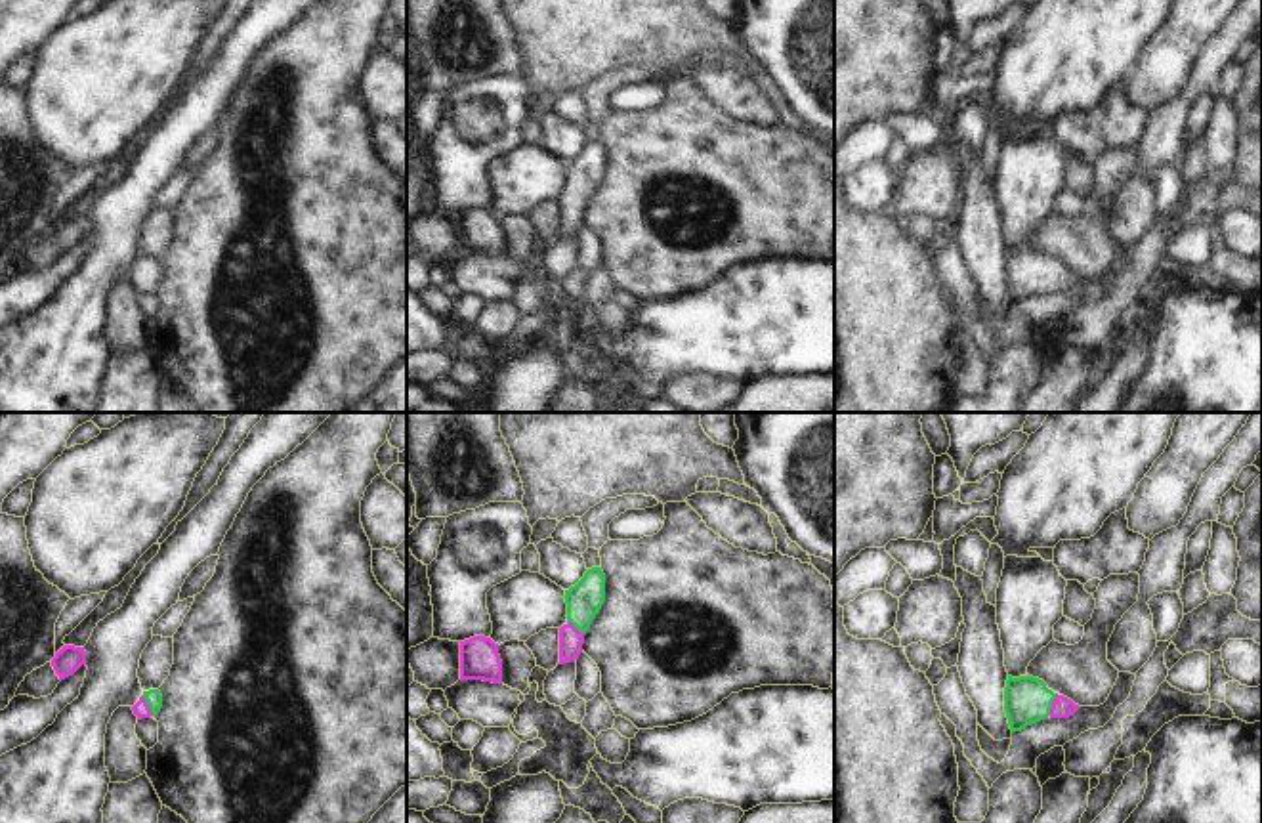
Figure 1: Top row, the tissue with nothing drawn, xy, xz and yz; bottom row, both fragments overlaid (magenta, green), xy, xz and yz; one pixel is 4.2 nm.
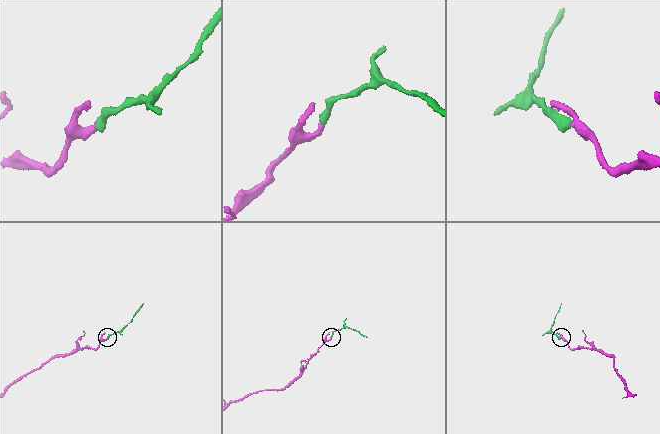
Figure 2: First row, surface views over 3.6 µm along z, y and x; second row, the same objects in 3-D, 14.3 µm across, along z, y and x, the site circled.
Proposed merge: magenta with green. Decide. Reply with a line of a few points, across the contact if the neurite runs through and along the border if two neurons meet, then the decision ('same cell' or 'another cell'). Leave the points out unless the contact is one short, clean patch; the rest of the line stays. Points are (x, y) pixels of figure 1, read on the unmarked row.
line yz (1062, 279), (1052, 277), (1028, 272); same cell

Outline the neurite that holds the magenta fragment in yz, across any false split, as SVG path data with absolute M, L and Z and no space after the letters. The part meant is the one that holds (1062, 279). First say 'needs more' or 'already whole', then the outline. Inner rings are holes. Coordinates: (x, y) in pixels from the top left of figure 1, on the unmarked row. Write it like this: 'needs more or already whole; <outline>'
needs more; M1008 248L1004 260L1004 285L1012 306L1021 304L1044 290L1069 290L1081 279L1071 271L1054 265L1046 256L1033 248Z

